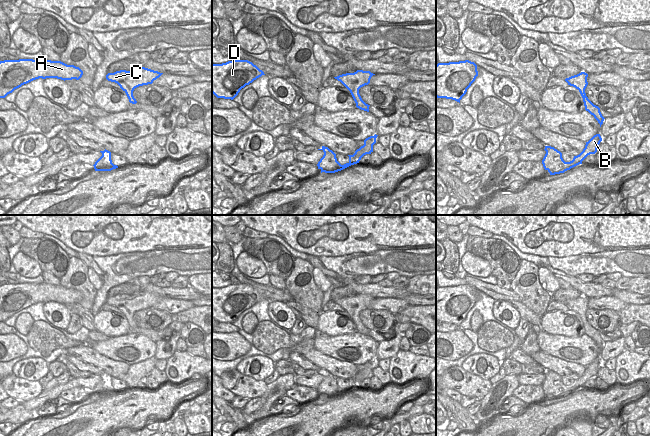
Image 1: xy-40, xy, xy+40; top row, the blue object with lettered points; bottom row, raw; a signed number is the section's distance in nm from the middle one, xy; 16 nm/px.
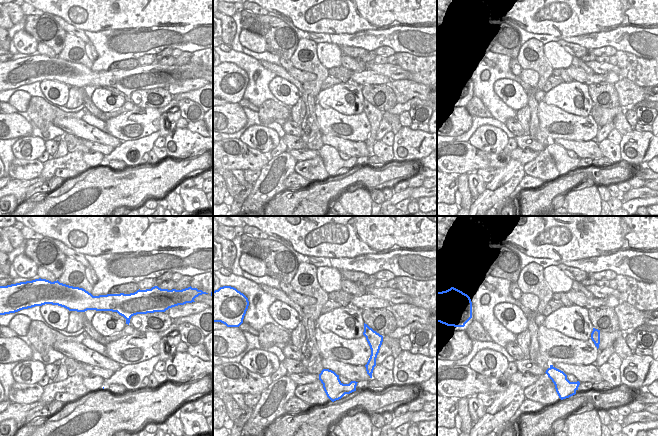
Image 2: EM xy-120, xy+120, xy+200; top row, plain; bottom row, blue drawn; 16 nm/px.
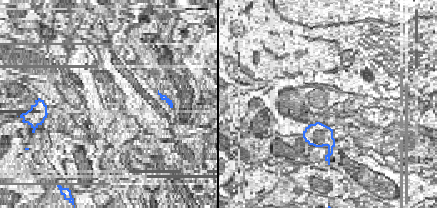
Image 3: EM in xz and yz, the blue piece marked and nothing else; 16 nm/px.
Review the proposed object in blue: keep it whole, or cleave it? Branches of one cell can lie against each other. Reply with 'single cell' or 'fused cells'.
single cell

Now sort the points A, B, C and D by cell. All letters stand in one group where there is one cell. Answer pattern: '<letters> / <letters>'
A B C D

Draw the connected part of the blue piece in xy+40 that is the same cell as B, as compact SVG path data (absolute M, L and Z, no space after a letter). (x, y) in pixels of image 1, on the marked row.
M600 134L594 135L588 142L586 142L583 151L574 156L573 160L570 162L565 162L562 158L562 153L551 146L545 146L546 154L542 160L542 164L545 170L547 170L550 175L564 173L571 168L582 164L582 161L590 154L595 154L597 152L598 145L602 141Z

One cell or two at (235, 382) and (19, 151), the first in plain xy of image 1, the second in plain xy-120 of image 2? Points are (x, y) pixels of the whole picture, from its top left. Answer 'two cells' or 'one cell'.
two cells

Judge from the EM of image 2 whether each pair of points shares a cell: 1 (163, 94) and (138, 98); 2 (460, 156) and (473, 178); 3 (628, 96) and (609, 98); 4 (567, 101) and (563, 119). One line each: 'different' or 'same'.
1: same
2: different
3: different
4: different

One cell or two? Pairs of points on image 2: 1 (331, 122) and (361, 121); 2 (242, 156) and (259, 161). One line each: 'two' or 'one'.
1: one
2: one

